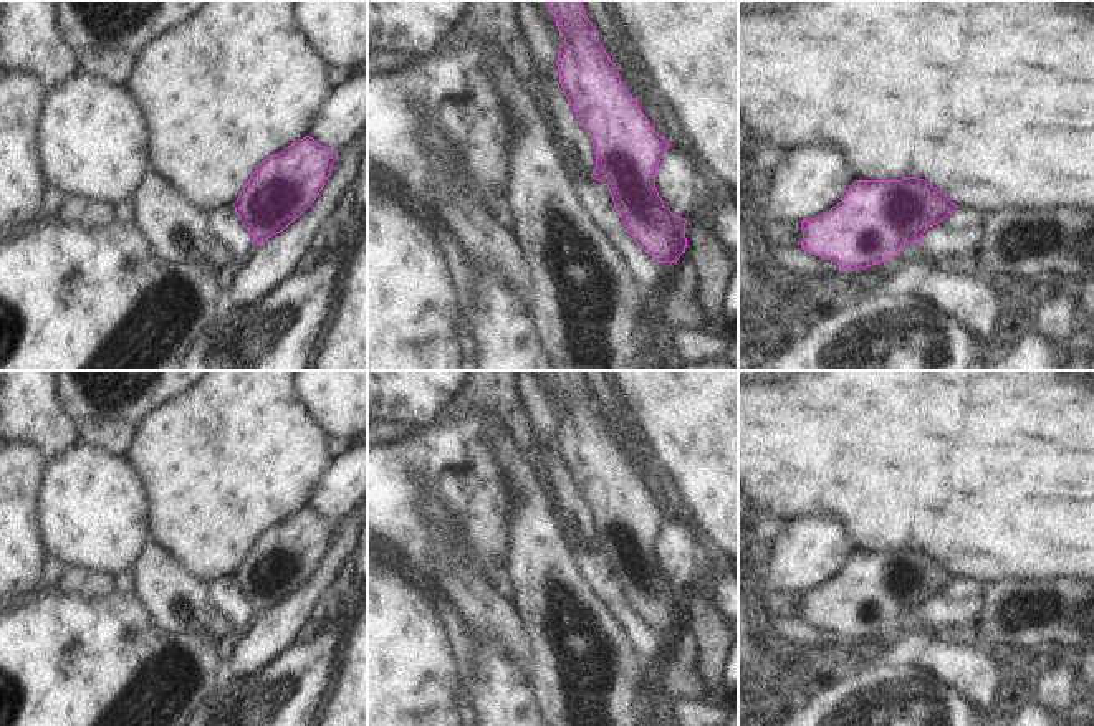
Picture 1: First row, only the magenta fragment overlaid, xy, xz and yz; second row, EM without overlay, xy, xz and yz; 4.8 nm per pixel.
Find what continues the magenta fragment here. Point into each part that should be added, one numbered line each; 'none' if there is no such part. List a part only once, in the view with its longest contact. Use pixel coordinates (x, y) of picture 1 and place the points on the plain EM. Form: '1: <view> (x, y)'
none

